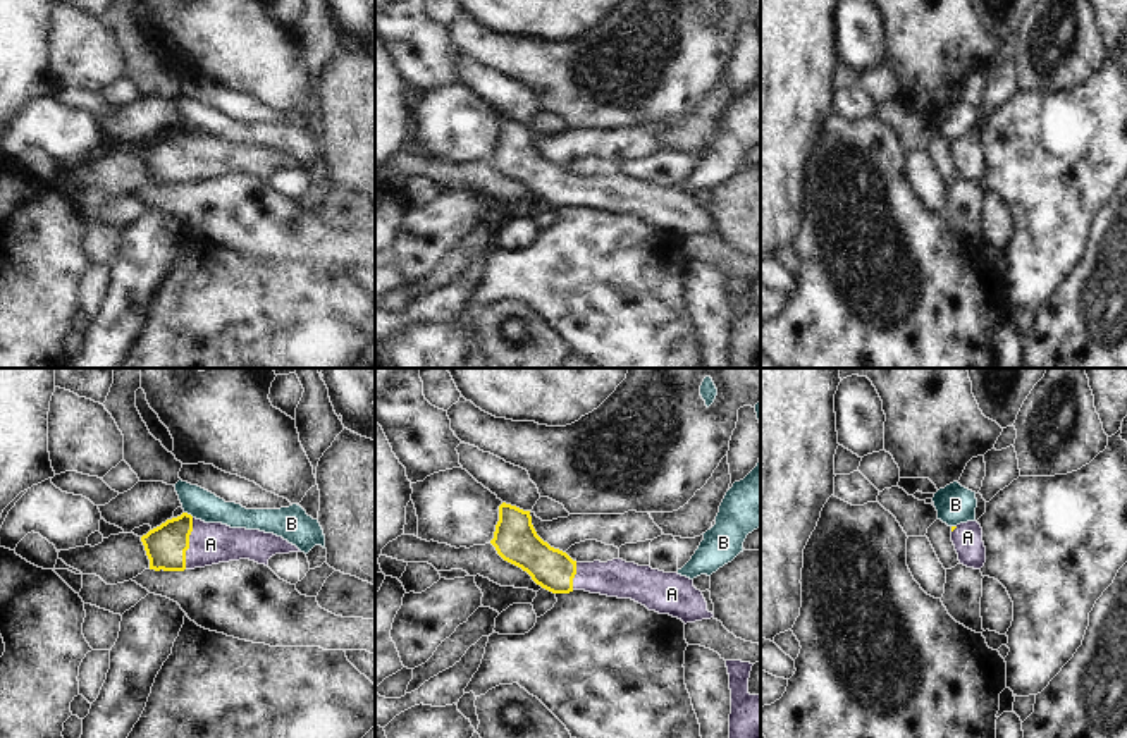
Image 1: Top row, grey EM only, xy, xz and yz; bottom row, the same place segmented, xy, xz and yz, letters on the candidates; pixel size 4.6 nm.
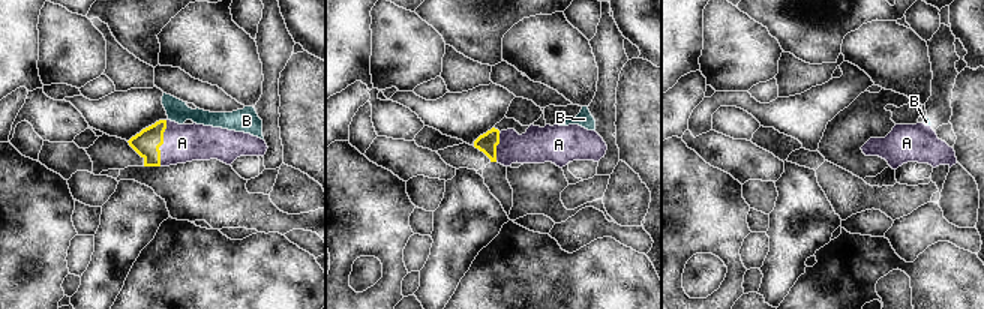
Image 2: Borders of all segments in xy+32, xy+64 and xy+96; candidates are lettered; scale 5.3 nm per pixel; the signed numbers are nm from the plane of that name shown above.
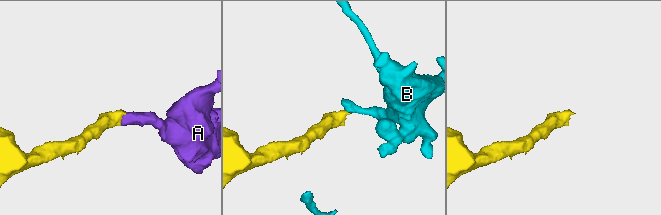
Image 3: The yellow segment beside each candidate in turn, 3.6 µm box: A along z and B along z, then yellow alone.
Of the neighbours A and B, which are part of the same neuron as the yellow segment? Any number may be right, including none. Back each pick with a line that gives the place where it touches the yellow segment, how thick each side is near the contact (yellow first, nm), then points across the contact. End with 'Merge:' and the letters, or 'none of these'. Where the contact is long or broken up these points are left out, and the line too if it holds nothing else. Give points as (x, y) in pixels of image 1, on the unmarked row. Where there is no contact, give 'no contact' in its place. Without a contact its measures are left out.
A: xy (188, 159) | 200/190 nm | across xy (166, 160), (188, 159), (210, 159)
Merge: A

